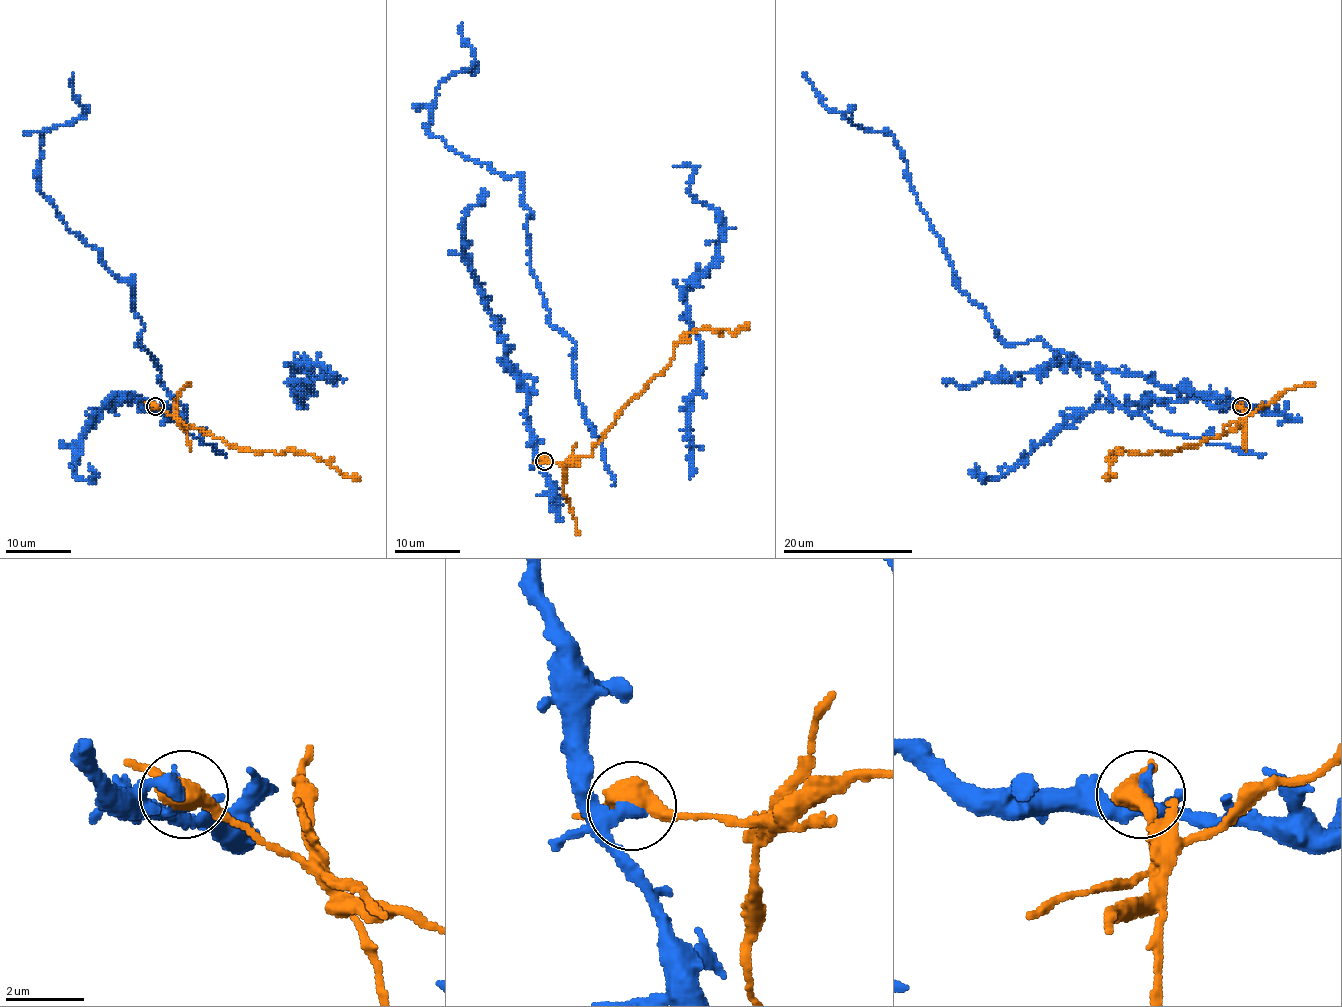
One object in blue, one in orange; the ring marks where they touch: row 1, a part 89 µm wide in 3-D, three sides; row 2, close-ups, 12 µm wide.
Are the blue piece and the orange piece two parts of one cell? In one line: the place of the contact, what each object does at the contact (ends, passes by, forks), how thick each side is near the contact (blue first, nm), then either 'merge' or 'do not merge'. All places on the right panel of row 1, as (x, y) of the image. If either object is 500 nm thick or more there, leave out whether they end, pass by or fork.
(1241, 406) | 550/480 nm | do not merge

